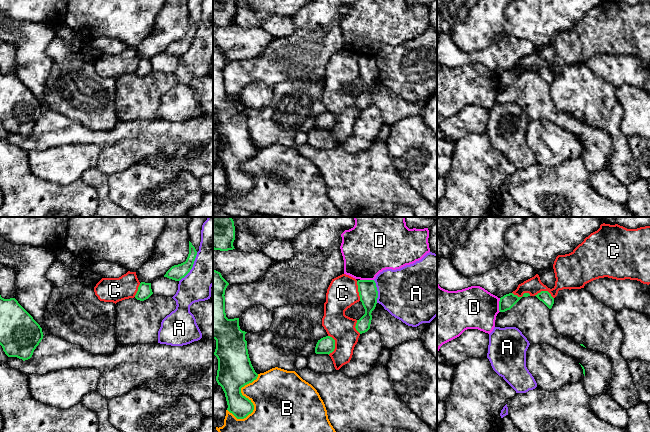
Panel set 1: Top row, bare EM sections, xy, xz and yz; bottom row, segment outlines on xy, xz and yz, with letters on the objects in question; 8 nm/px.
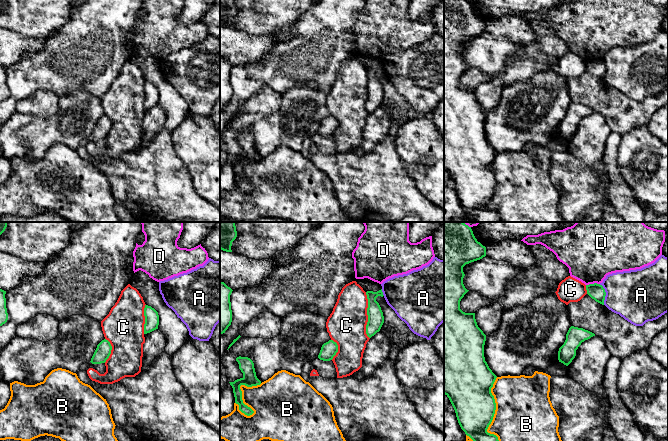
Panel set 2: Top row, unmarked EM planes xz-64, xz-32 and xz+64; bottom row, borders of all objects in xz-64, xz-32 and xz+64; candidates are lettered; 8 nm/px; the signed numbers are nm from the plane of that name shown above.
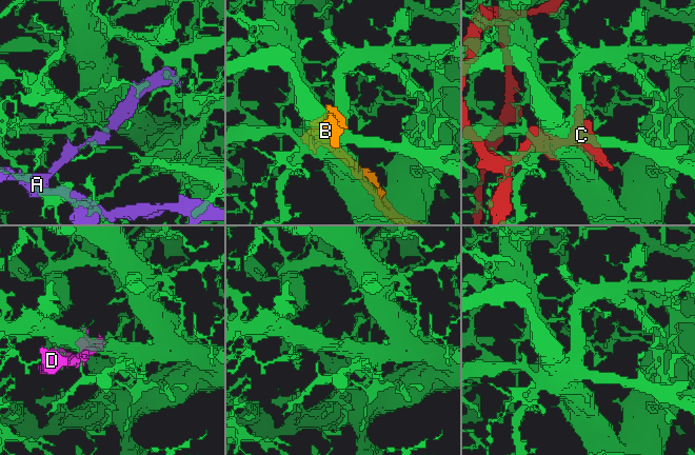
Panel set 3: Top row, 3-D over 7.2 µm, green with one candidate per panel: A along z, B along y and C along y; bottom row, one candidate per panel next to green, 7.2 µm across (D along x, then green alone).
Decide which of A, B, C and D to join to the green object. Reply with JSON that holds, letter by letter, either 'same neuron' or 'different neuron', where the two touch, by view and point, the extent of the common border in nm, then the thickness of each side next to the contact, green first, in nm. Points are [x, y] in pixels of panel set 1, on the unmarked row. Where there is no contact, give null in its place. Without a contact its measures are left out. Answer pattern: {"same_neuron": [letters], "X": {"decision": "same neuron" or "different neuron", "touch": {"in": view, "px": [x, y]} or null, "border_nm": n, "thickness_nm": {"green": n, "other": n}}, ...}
{"same_neuron": [], "A": {"decision": "different neuron", "touch": {"in": "xy", "px": [192, 42]}, "border_nm": 280, "thickness_nm": {"green": 120, "other": 300}}, "B": {"decision": "different neuron", "touch": {"in": "xz", "px": [245, 173]}, "border_nm": 400, "thickness_nm": {"green": 280, "other": 400}}, "C": {"decision": "different neuron", "touch": {"in": "xz", "px": [334, 121]}, "border_nm": 160, "thickness_nm": {"green": 140, "other": 220}}, "D": {"decision": "different neuron", "touch": {"in": "xz", "px": [367, 56]}, "border_nm": 110, "thickness_nm": {"green": 150, "other": 420}}}

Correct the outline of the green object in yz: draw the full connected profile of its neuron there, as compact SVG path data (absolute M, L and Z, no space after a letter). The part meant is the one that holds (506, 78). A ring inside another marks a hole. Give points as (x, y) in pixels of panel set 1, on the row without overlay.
M509 69L500 74L499 87L505 88L510 86L522 73Z

